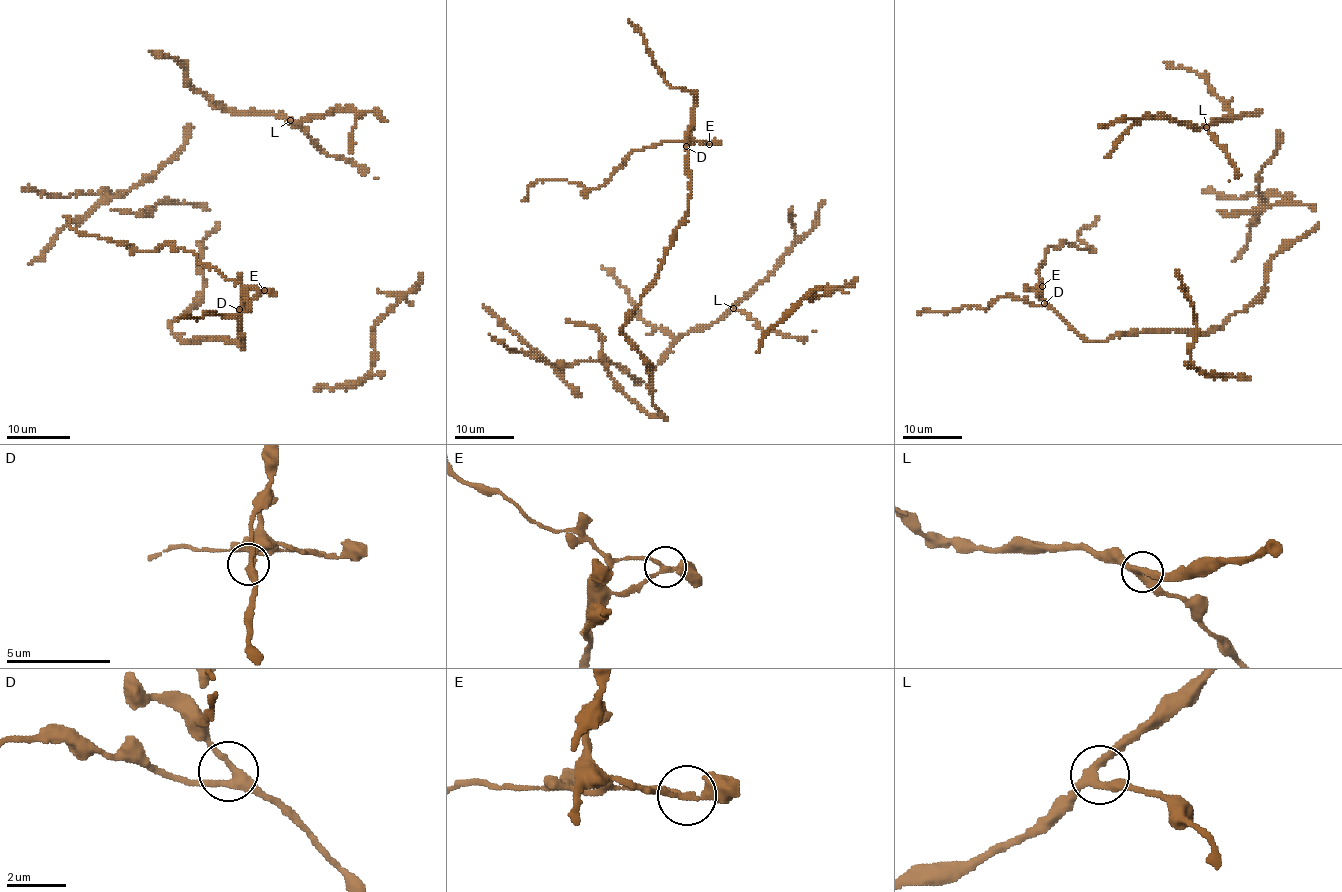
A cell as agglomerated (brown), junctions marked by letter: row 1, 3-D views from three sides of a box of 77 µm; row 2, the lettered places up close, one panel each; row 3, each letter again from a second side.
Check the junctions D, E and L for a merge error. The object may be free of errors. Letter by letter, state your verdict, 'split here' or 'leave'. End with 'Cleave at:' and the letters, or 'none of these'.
D: leave
E: split here
L: leave
Cleave at: E

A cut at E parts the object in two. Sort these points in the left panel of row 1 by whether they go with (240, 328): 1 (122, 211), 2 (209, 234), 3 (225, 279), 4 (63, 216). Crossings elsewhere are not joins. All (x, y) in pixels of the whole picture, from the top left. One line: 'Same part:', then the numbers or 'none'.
Same part: 1, 2

